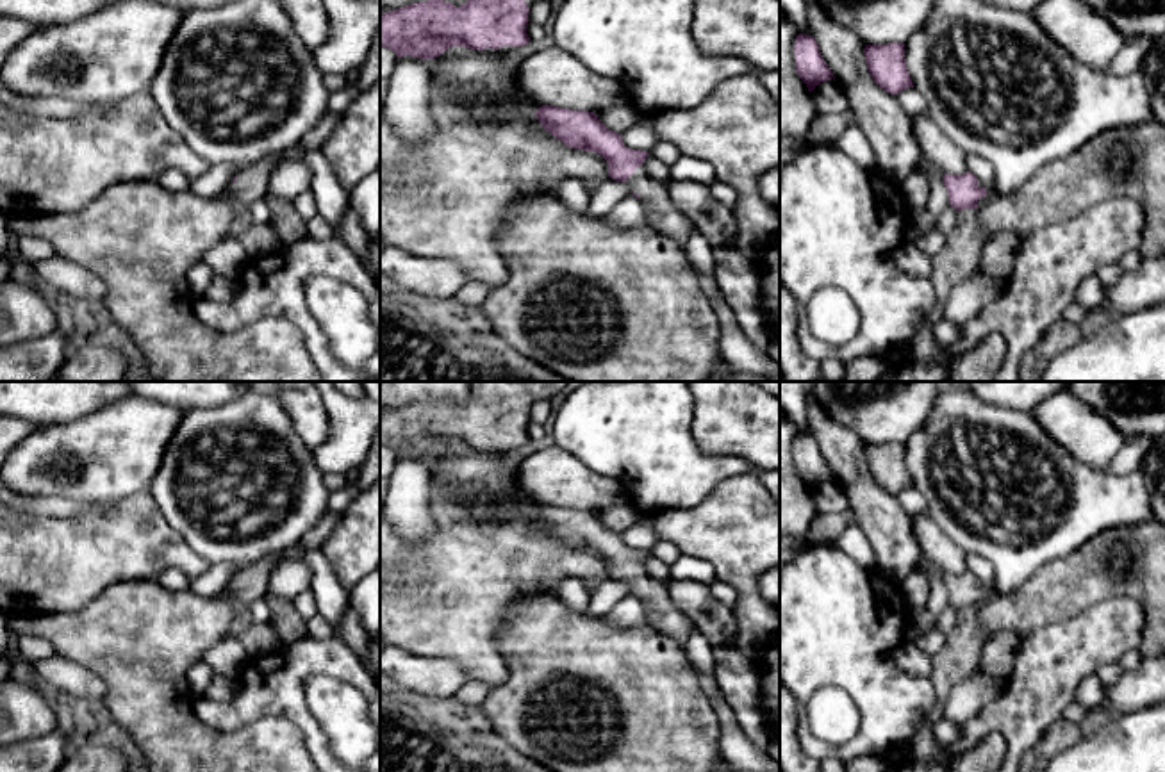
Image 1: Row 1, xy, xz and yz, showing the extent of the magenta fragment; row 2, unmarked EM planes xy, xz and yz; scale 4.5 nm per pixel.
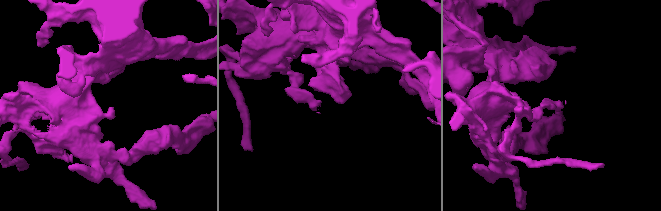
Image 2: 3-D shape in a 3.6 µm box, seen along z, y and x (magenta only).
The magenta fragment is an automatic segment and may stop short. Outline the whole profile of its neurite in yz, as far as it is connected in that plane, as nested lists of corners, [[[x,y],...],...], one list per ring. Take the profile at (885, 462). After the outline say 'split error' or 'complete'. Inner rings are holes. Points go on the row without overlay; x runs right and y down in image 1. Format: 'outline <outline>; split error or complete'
outline [[[903,442],[865,444],[863,453],[872,480],[883,490],[897,494],[906,487],[913,487],[905,460]]]; complete

